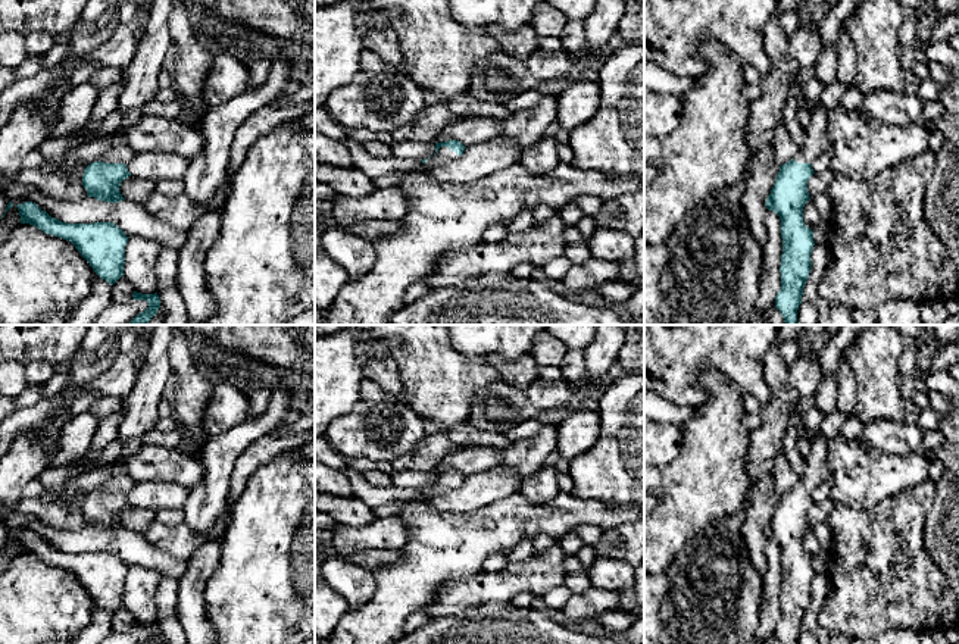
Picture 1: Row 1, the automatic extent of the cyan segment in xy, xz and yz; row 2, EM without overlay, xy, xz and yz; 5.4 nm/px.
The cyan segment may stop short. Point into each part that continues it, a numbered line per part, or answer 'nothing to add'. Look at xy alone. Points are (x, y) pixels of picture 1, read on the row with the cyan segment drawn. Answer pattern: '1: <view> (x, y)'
1: xy (140, 78)

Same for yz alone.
1: yz (817, 143)

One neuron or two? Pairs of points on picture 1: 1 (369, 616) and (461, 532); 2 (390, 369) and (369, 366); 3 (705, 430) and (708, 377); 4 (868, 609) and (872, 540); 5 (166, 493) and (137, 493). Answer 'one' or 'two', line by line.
1: one
2: one
3: one
4: one
5: one

